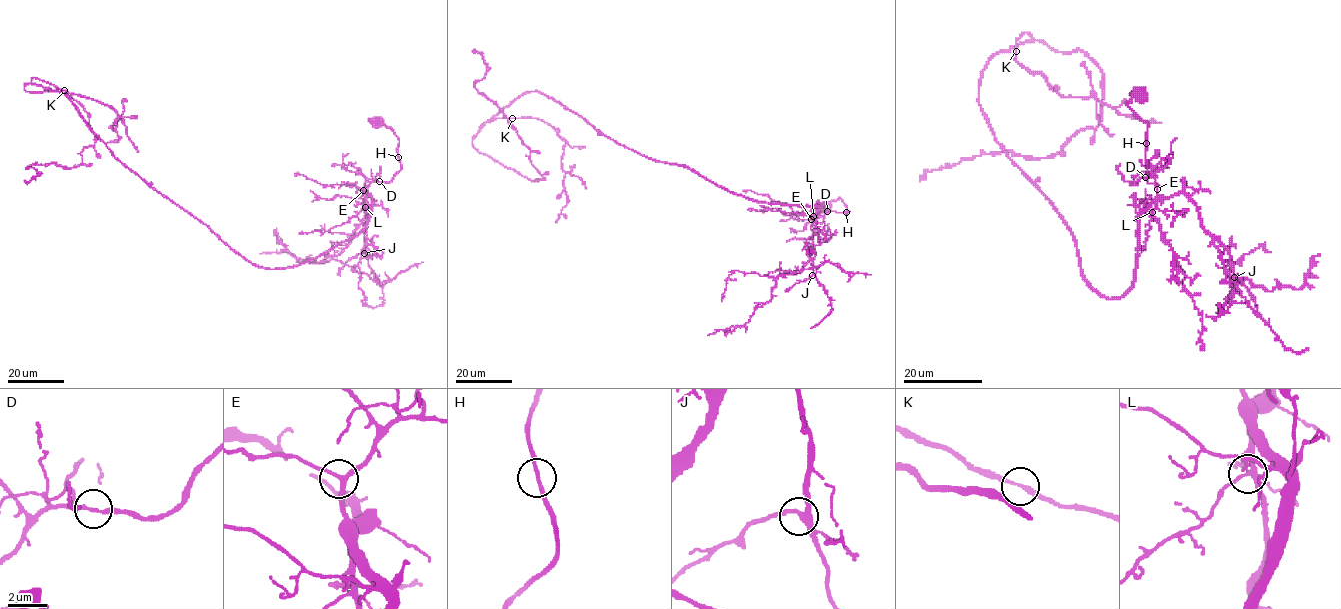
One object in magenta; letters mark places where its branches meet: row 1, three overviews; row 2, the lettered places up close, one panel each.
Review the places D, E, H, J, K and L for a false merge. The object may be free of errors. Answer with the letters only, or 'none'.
none

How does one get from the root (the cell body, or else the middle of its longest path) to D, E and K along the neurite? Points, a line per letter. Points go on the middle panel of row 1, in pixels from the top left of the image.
D: (825, 207), (840, 198), (847, 207), (845, 212), (827, 211)
E: (825, 207), (840, 198), (847, 207), (845, 212), (849, 211), (828, 211), (811, 219)
K: (825, 207), (840, 198), (849, 211), (812, 220), (817, 206), (731, 193), (538, 91), (479, 130), (513, 118)

